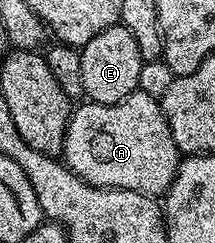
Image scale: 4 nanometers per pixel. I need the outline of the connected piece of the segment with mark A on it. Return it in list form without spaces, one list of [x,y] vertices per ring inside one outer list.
[[[138,89],[118,103],[85,101],[77,106],[72,108],[65,130],[65,166],[93,187],[114,187],[154,197],[164,196],[183,155],[171,137],[160,102]]]

